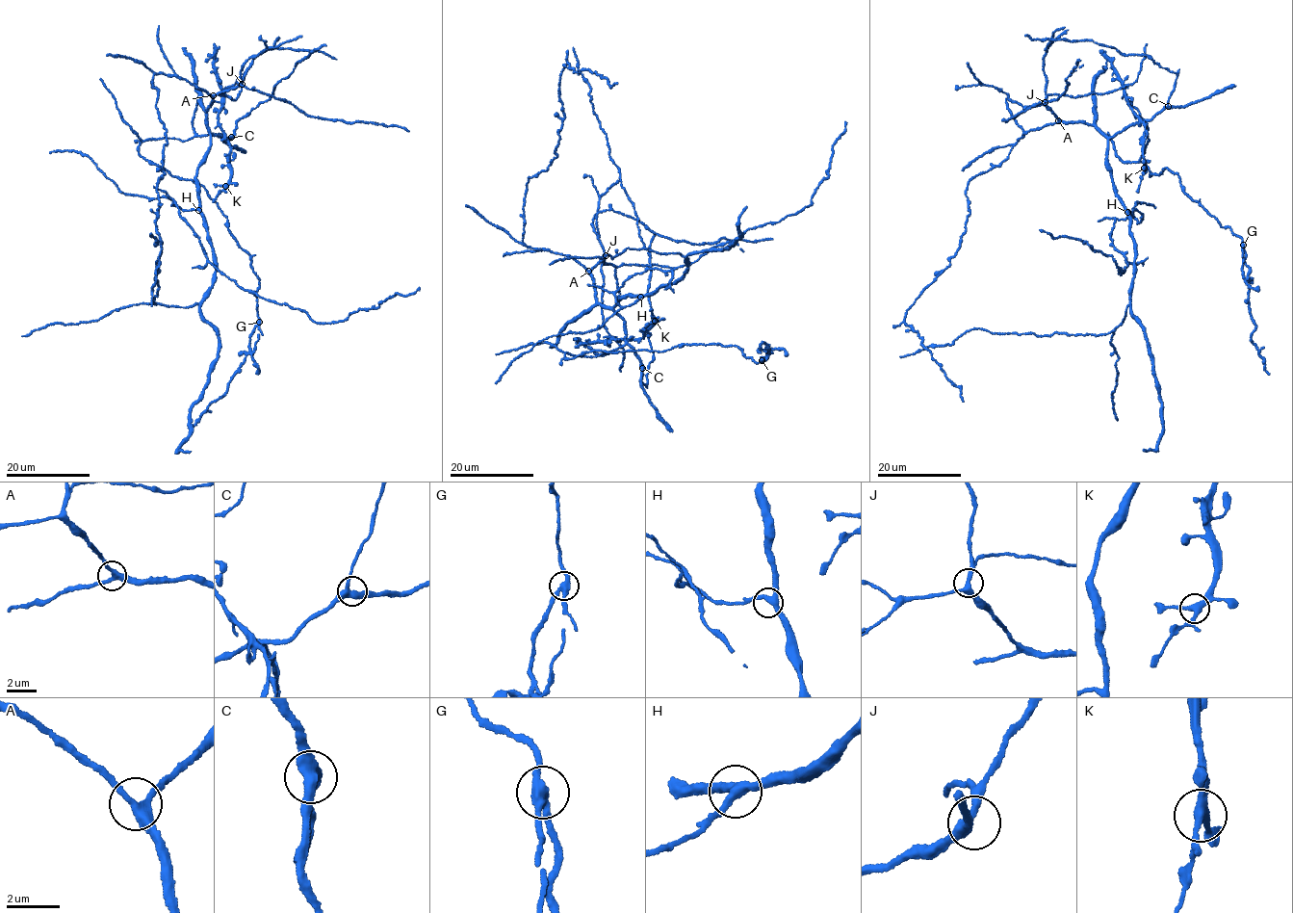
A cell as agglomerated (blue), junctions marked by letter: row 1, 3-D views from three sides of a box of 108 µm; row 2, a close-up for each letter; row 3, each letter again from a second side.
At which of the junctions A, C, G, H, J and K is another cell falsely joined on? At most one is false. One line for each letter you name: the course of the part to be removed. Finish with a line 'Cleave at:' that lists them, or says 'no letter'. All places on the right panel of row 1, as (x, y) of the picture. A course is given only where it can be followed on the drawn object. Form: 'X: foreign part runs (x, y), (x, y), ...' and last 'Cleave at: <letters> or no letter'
G: foreign part runs (1243, 246), (1245, 264), (1249, 269), (1248, 299), (1255, 326), (1251, 337), (1269, 374)
Cleave at: G

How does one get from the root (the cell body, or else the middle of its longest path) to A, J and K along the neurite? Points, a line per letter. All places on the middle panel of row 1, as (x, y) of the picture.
A: (621, 318), (597, 301), (594, 280), (588, 271)
J: (621, 318), (597, 301), (596, 298), (590, 270), (606, 255)
K: (621, 318), (596, 298), (590, 270), (605, 256), (602, 314), (610, 338), (640, 338), (655, 321)

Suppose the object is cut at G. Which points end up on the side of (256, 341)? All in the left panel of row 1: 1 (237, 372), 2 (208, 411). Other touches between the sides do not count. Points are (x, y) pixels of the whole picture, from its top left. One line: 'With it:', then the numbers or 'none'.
With it: none

